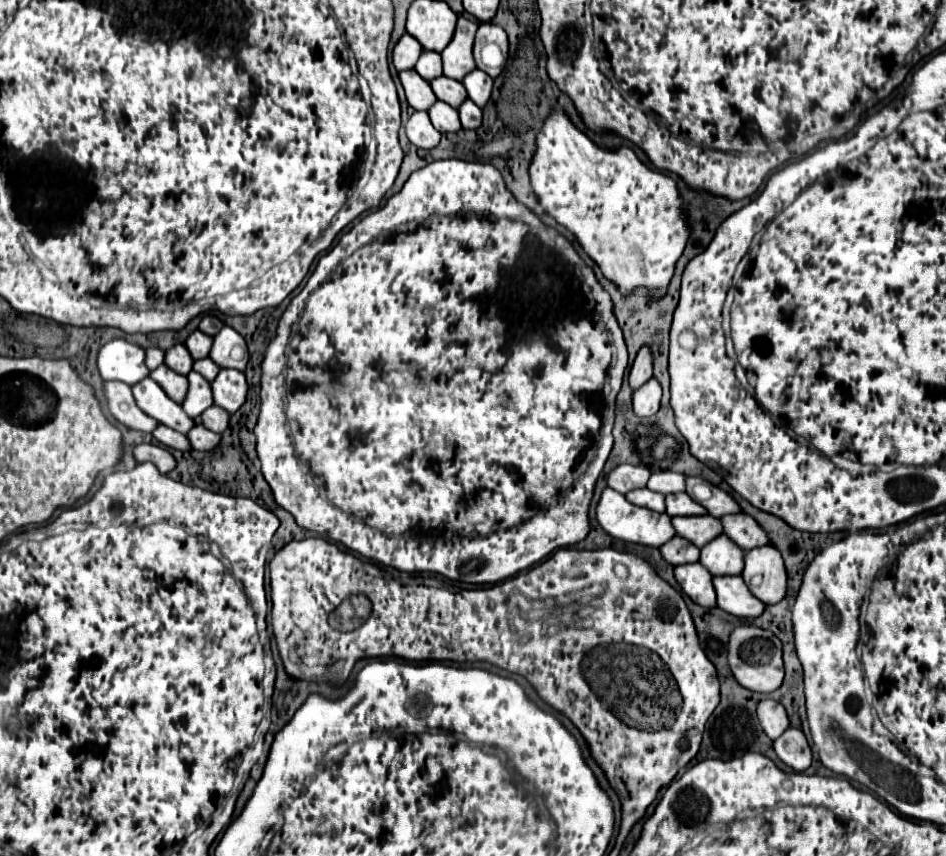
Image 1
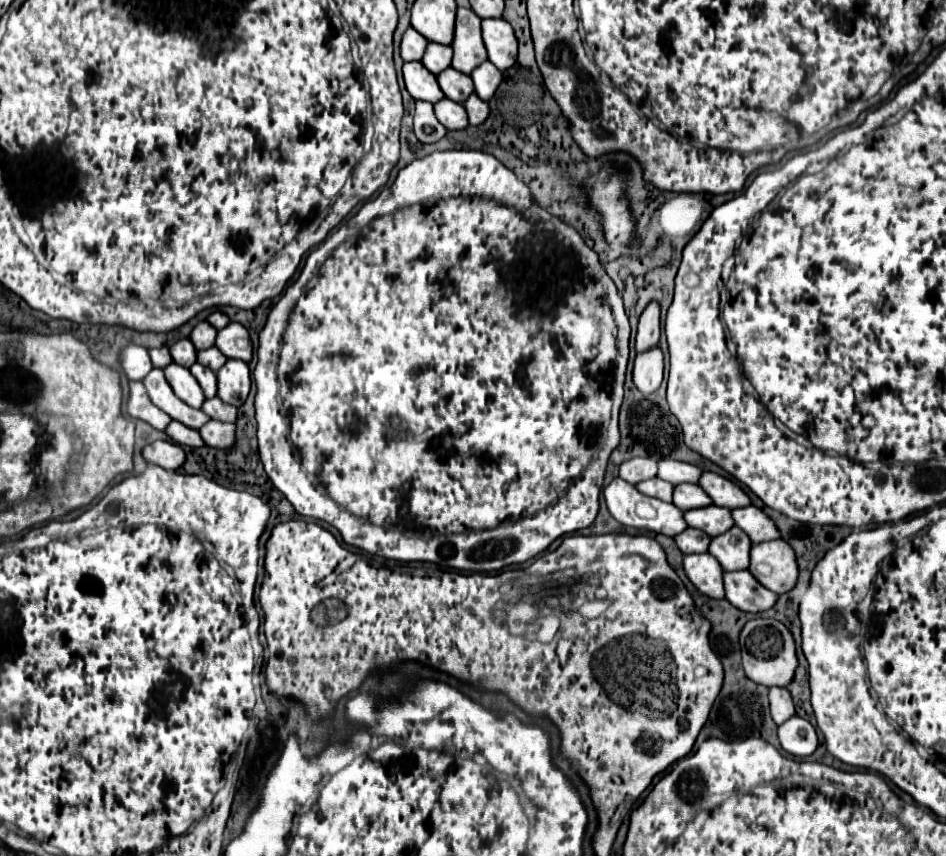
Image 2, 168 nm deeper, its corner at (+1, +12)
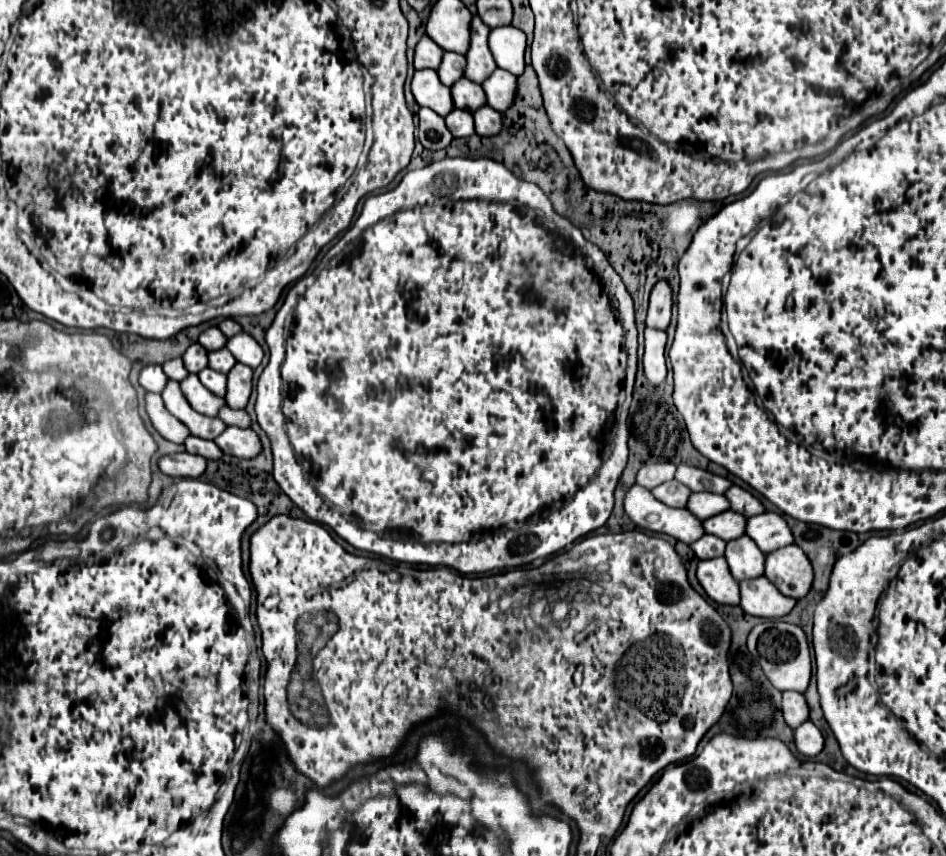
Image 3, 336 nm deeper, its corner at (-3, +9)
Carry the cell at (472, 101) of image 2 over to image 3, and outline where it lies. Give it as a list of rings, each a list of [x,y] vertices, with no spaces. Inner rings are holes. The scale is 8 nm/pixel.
[[[482,106],[474,112],[474,122],[478,136],[494,136],[502,128],[502,114],[492,110],[490,106]]]

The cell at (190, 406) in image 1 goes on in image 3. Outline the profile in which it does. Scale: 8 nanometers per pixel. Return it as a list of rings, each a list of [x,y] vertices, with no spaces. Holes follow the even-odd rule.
[[[204,368],[204,370],[198,374],[198,378],[200,378],[200,382],[202,382],[212,394],[224,398],[224,394],[226,394],[226,376],[224,376],[222,372],[216,372],[216,370],[212,370],[212,368]]]

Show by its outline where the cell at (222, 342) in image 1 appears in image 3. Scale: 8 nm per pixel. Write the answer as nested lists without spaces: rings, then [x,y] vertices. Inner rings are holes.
[[[242,332],[242,334],[236,334],[236,336],[228,338],[226,348],[230,350],[230,354],[240,364],[246,364],[250,368],[256,368],[262,362],[262,356],[264,356],[260,344],[248,332]]]

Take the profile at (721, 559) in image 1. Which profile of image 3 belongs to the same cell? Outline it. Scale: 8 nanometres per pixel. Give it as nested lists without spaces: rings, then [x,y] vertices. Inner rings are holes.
[[[746,534],[726,544],[724,558],[736,580],[756,578],[764,574],[764,554]]]

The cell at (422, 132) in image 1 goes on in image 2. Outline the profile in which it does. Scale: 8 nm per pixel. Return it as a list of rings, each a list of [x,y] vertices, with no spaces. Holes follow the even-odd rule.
[[[416,101],[416,113],[414,113],[414,133],[420,143],[436,143],[446,135],[446,129],[440,127],[432,103]]]

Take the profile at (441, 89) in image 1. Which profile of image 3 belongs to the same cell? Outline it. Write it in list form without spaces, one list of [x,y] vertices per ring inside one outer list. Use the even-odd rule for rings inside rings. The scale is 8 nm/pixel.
[[[460,78],[458,82],[452,84],[452,98],[454,98],[454,106],[456,108],[464,108],[474,112],[476,108],[486,104],[486,96],[480,84],[470,82],[468,78]]]

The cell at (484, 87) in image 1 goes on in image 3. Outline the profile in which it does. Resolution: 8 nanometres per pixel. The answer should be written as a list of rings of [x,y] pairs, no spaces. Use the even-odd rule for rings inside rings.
[[[496,68],[492,72],[492,76],[488,76],[482,82],[482,88],[486,92],[486,104],[492,106],[498,112],[504,112],[512,104],[512,100],[514,100],[516,76],[508,74],[502,68]]]

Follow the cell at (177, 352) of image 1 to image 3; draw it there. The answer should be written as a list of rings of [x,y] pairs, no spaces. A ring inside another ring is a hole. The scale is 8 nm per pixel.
[[[194,342],[194,344],[184,352],[182,360],[184,360],[184,366],[186,366],[188,372],[198,374],[202,368],[208,366],[208,352],[206,352],[198,342]]]

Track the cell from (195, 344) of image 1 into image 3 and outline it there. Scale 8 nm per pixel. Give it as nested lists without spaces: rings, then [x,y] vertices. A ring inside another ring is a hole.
[[[212,326],[212,328],[204,330],[204,332],[200,334],[200,338],[198,338],[198,342],[200,342],[208,352],[224,348],[226,340],[228,340],[228,338],[226,338],[226,336],[220,332],[220,328],[216,328],[216,326]]]

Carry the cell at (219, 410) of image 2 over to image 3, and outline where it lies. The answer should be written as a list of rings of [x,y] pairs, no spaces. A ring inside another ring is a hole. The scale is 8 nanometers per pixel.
[[[222,406],[220,412],[218,412],[218,418],[226,426],[238,426],[238,428],[248,428],[250,426],[250,416],[246,414],[246,410],[232,410],[228,406]]]

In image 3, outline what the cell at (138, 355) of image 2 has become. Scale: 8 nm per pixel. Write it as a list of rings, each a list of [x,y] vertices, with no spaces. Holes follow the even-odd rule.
[[[148,364],[148,366],[144,366],[142,370],[140,370],[140,386],[144,388],[144,390],[148,390],[148,392],[156,392],[156,394],[160,394],[162,390],[164,390],[164,386],[166,386],[166,382],[168,382],[168,378],[166,378],[166,374],[162,372],[162,366],[158,366],[158,364]]]

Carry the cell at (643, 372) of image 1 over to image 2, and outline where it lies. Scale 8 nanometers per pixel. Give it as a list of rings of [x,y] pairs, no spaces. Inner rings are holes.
[[[650,301],[638,321],[636,351],[642,353],[650,347],[656,347],[658,339],[660,339],[660,305],[656,301]]]

